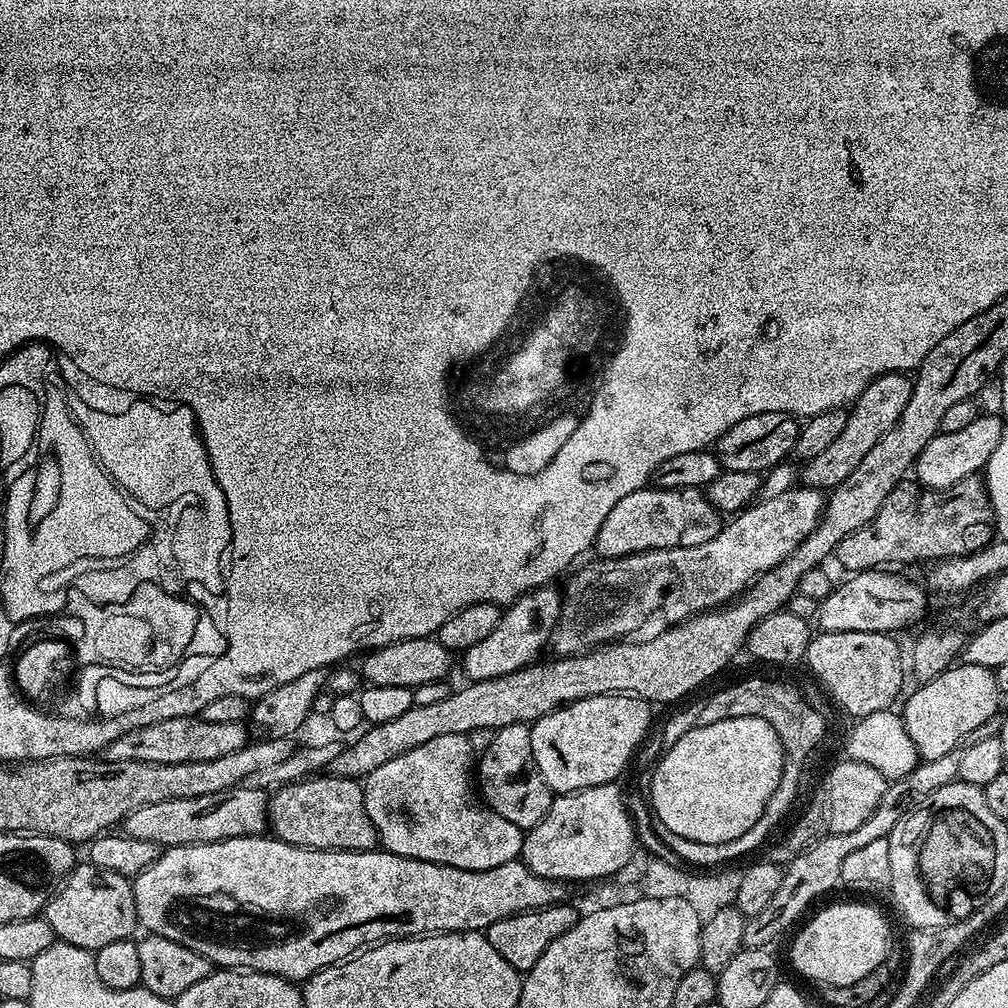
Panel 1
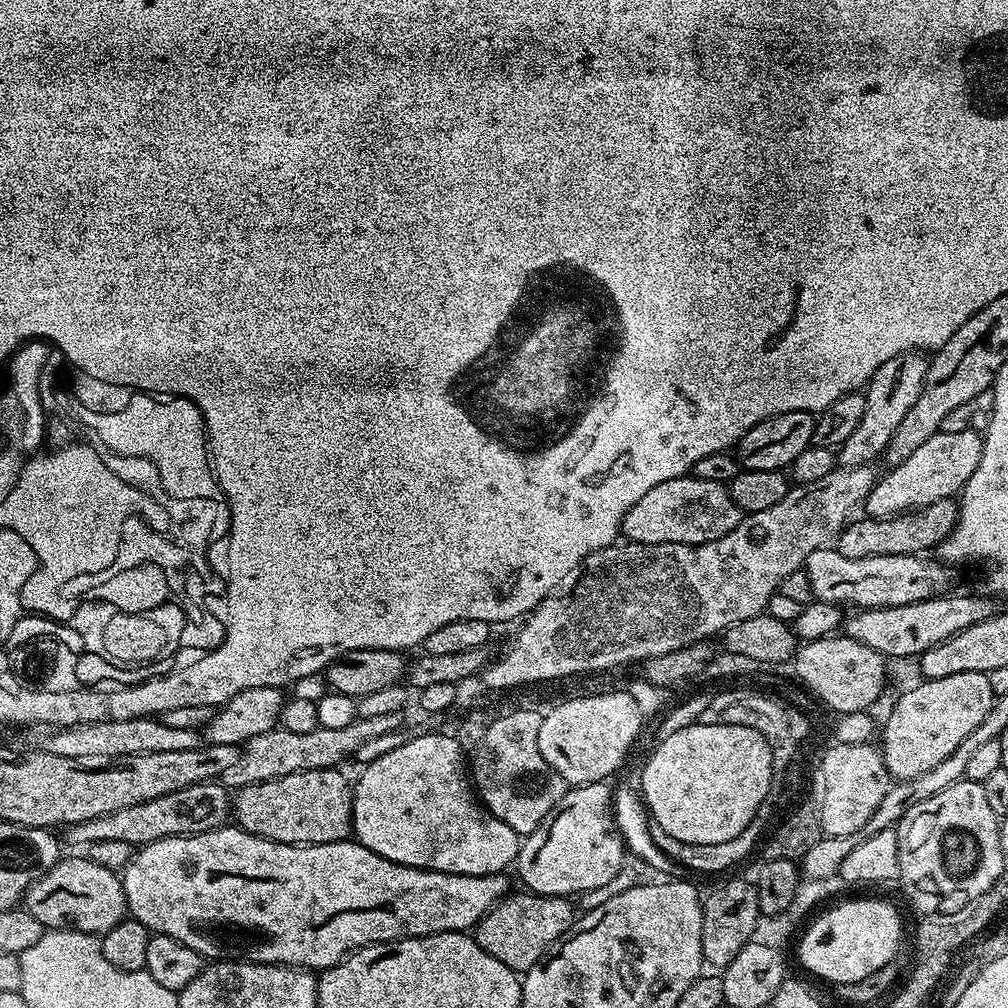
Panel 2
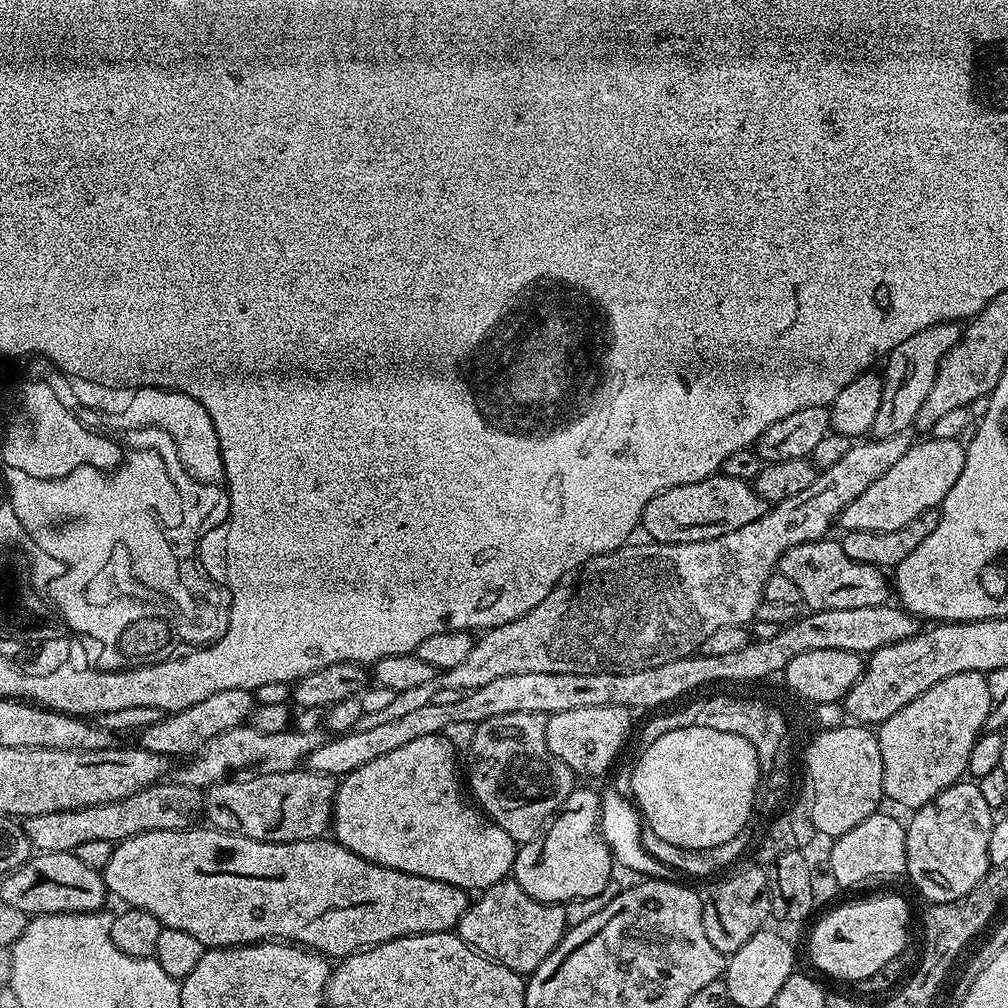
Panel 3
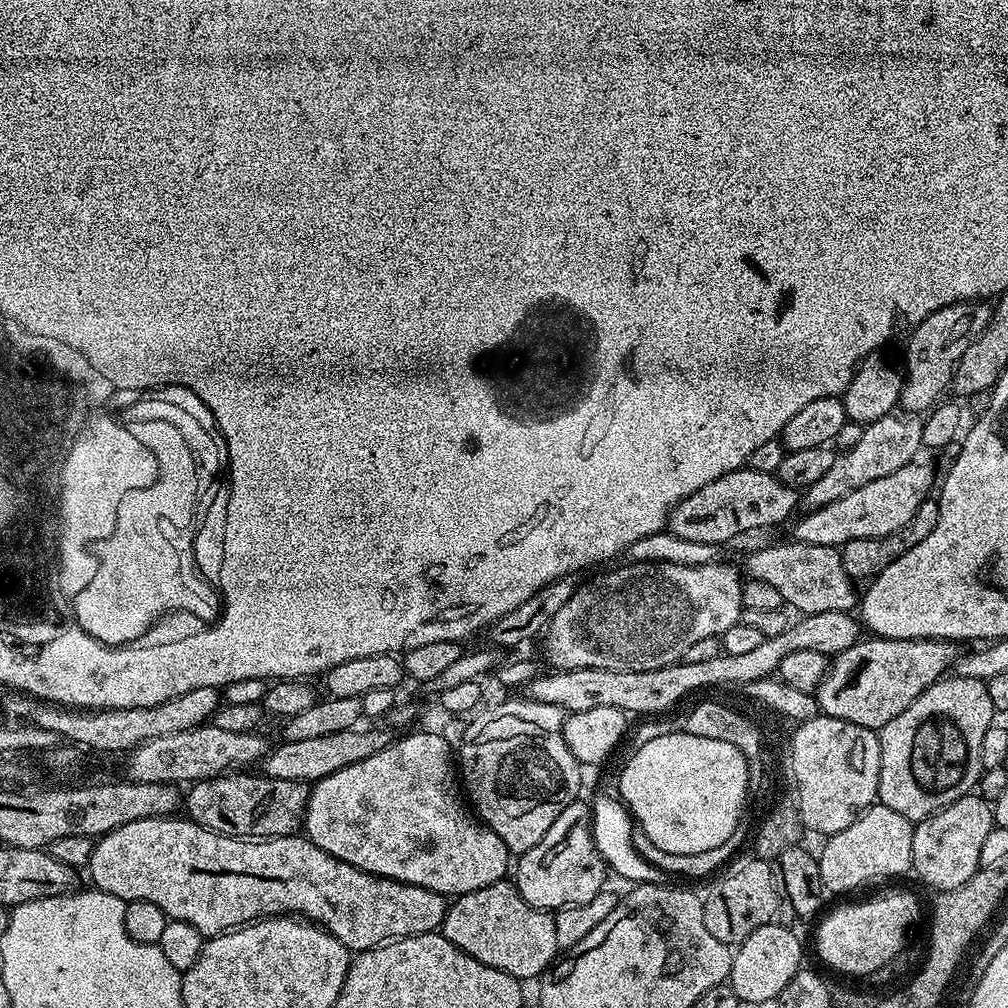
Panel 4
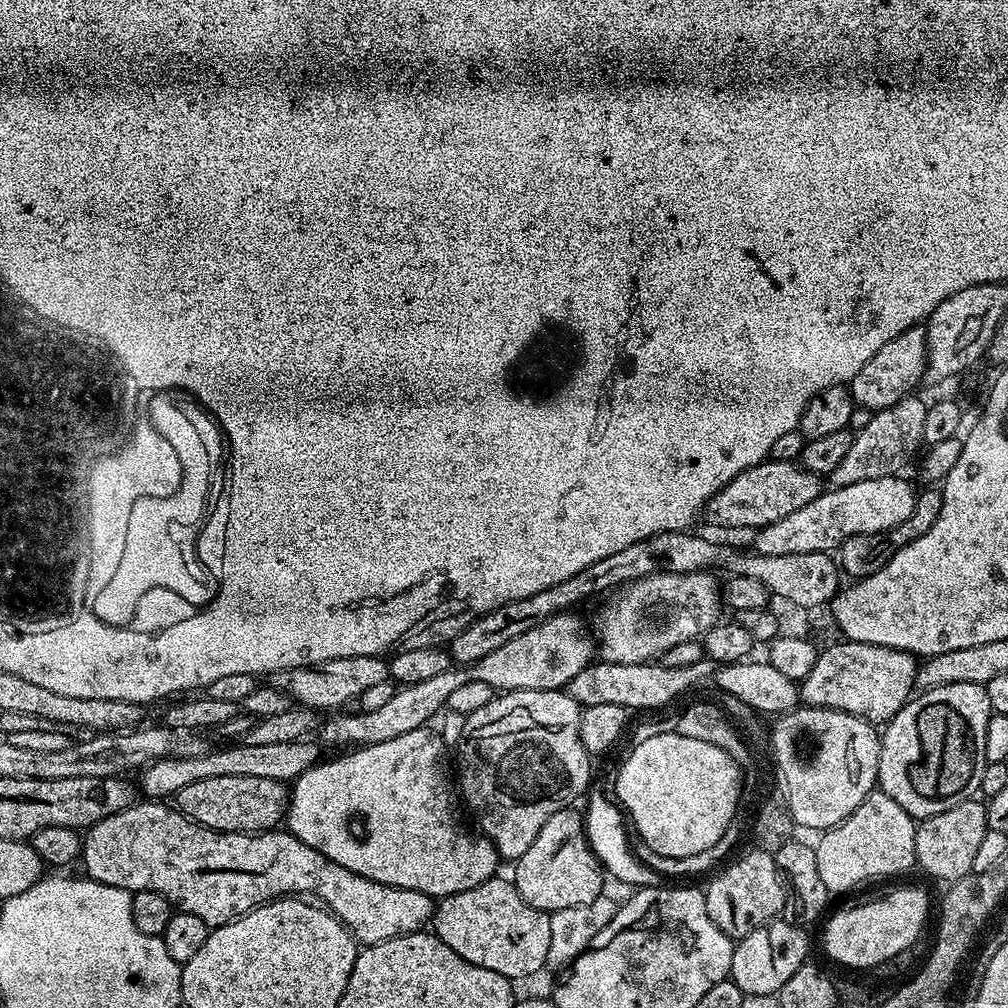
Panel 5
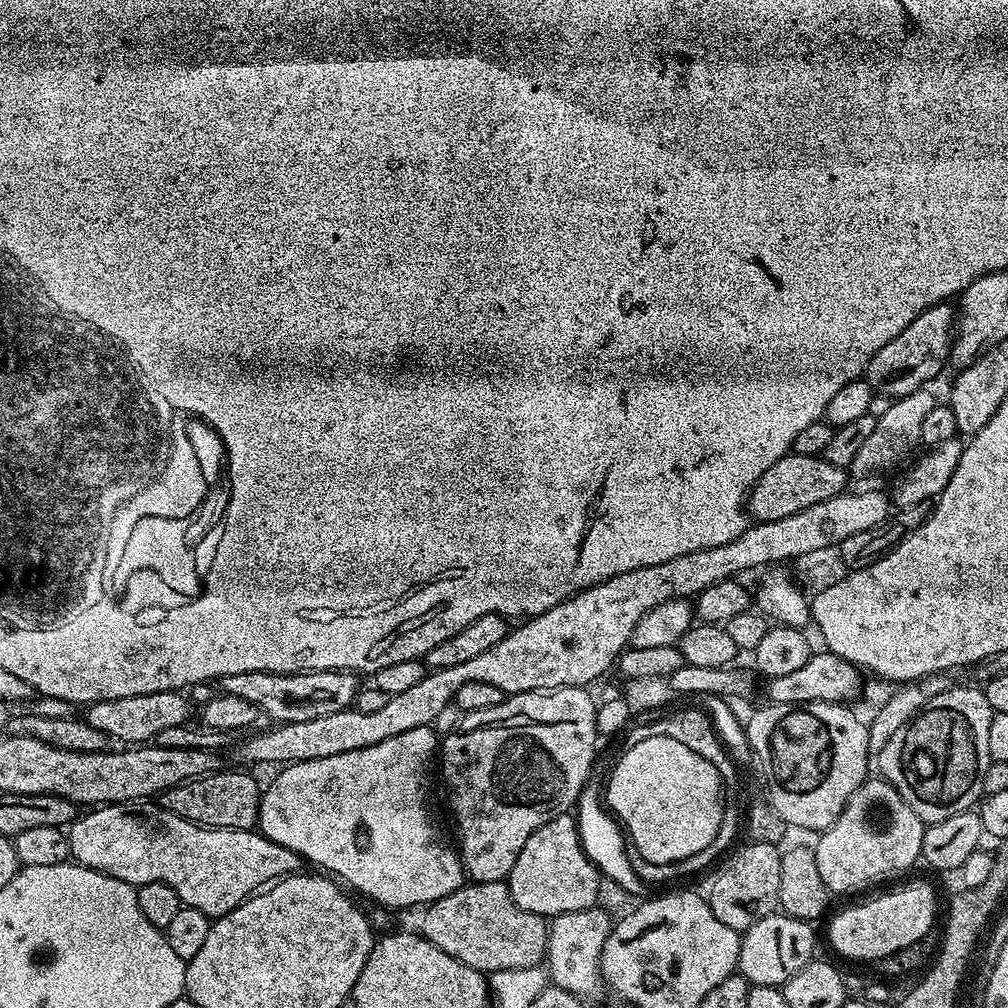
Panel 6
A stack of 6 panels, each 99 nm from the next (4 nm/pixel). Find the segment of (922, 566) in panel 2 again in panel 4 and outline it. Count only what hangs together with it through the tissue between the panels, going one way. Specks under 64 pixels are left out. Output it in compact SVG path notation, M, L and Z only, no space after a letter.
M789 539L789 544L772 544L748 556L748 573L751 579L766 582L782 594L788 608L797 608L803 615L823 612L846 612L858 604L858 588L842 570L839 551L830 546L814 546L801 540Z

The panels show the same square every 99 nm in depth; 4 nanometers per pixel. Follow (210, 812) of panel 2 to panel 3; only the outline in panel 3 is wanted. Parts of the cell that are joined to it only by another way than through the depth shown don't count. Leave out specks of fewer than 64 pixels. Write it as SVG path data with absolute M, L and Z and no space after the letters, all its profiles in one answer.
M161 782L146 786L130 794L130 798L122 798L118 802L30 816L23 821L22 827L37 853L75 852L78 846L82 846L82 842L101 840L115 845L150 830L195 828L201 823L203 815L204 792L201 789L175 782Z

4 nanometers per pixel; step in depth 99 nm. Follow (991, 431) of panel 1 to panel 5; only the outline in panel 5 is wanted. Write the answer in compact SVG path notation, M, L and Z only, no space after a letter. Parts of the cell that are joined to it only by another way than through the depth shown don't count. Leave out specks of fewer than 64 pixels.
M903 475L887 476L886 478L870 478L870 482L854 482L854 486L841 488L829 487L821 491L814 502L806 502L806 506L794 510L794 514L786 514L786 518L778 518L778 522L770 522L770 526L759 529L755 533L754 551L758 554L810 554L811 552L835 553L846 542L846 538L854 538L854 534L878 534L889 532L894 526L906 522L914 510L918 493L912 489Z

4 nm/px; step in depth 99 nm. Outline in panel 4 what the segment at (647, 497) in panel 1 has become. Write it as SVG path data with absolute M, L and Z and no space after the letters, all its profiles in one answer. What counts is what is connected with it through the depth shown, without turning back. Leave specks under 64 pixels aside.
M745 466L730 474L722 474L722 478L714 478L714 482L706 482L702 490L694 490L694 494L682 498L682 502L678 502L668 513L666 528L678 538L686 538L690 542L723 546L727 540L732 540L743 532L756 532L759 528L772 528L775 524L782 523L795 510L796 504L798 508L797 489L786 486L786 482L779 480L773 473Z

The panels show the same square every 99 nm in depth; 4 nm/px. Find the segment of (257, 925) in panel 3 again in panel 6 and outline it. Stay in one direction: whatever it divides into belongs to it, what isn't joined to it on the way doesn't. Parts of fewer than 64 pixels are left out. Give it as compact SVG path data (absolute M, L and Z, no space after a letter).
M129 802L127 804L106 804L103 806L93 807L91 810L85 811L85 814L77 815L71 824L67 825L68 833L68 850L71 859L75 863L98 870L107 876L118 878L122 882L133 886L139 886L146 882L162 882L166 886L170 886L170 890L174 890L174 894L178 894L181 905L193 908L194 910L202 910L202 914L206 914L209 918L224 916L230 910L234 910L249 896L261 891L265 886L271 885L277 878L291 876L297 871L296 868L302 864L301 857L296 853L286 850L286 846L278 846L278 842L267 840L259 831L249 830L247 828L206 828L197 826L189 822L186 818L182 818L177 812L169 812L167 807L156 805L156 802Z

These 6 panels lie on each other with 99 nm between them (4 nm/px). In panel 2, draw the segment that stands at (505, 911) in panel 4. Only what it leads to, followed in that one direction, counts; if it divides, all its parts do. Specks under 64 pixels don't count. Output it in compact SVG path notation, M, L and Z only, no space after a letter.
M527 890L519 891L509 891L503 900L499 900L482 917L474 929L474 939L480 943L482 950L486 950L486 954L498 958L498 962L510 966L517 974L523 974L547 954L554 942L558 942L572 929L574 913L572 913L573 901L567 896L538 896Z

